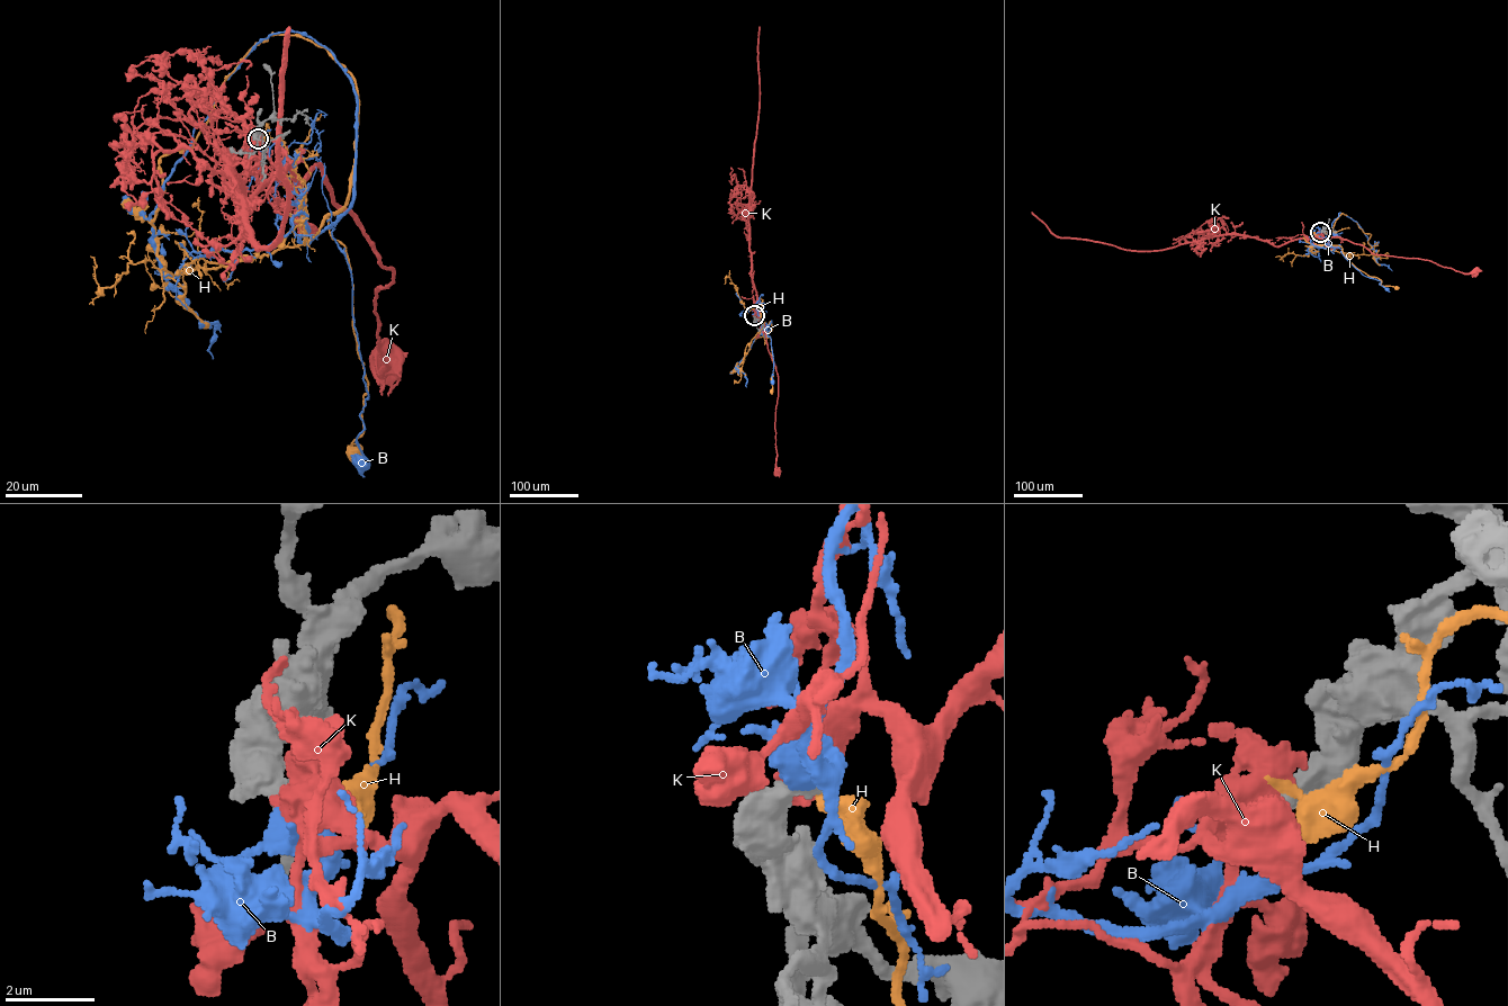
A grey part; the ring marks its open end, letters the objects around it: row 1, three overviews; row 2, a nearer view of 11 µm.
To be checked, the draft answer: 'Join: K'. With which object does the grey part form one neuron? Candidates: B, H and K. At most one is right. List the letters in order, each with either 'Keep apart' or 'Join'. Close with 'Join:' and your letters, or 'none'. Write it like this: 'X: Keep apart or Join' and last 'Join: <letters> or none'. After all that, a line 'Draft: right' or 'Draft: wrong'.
B: Keep apart
H: Keep apart
K: Join
Join: K
Draft: right

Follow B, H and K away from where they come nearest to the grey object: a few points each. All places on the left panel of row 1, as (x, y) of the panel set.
B: (259, 140), (267, 155), (277, 141), (285, 153), (301, 241), (333, 228), (349, 266), (368, 392), (360, 463)
H: (259, 140), (266, 124), (293, 160), (305, 243), (330, 214), (344, 246), (368, 387), (356, 451)
K: (259, 140), (272, 188), (320, 168), (391, 270), (376, 297), (379, 375), (380, 356)

